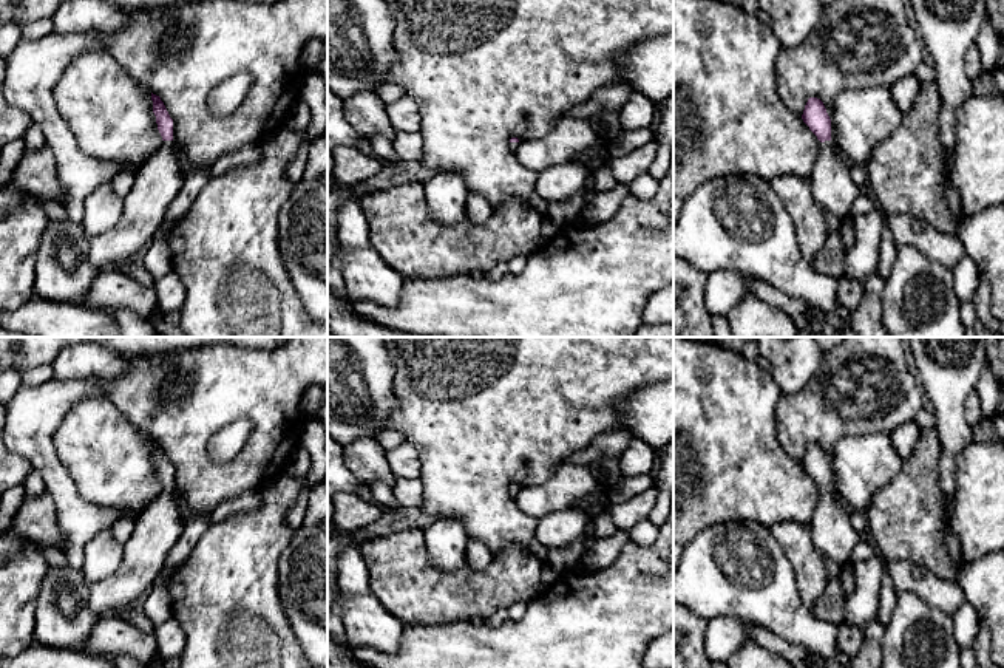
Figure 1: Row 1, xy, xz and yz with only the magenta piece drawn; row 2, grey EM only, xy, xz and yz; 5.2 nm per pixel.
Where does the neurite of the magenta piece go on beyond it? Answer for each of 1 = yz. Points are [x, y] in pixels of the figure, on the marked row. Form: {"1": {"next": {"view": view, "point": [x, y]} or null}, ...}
{"1": {"next": {"view": "yz", "point": [831, 186]}}}

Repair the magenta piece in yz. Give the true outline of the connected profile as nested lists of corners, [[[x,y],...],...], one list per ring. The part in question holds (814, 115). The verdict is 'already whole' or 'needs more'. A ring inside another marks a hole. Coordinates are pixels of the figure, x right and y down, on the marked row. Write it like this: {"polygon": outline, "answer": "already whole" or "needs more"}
{"polygon": [[[808,99],[802,119],[822,142],[809,176],[811,195],[822,213],[831,213],[842,221],[860,195],[851,179],[851,162],[831,144],[831,119],[820,99]]], "answer": "needs more"}

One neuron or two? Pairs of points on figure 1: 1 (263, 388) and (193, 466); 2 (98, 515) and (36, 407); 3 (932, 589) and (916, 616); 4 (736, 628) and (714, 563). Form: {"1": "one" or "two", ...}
{"1": "one", "2": "one", "3": "two", "4": "two"}

